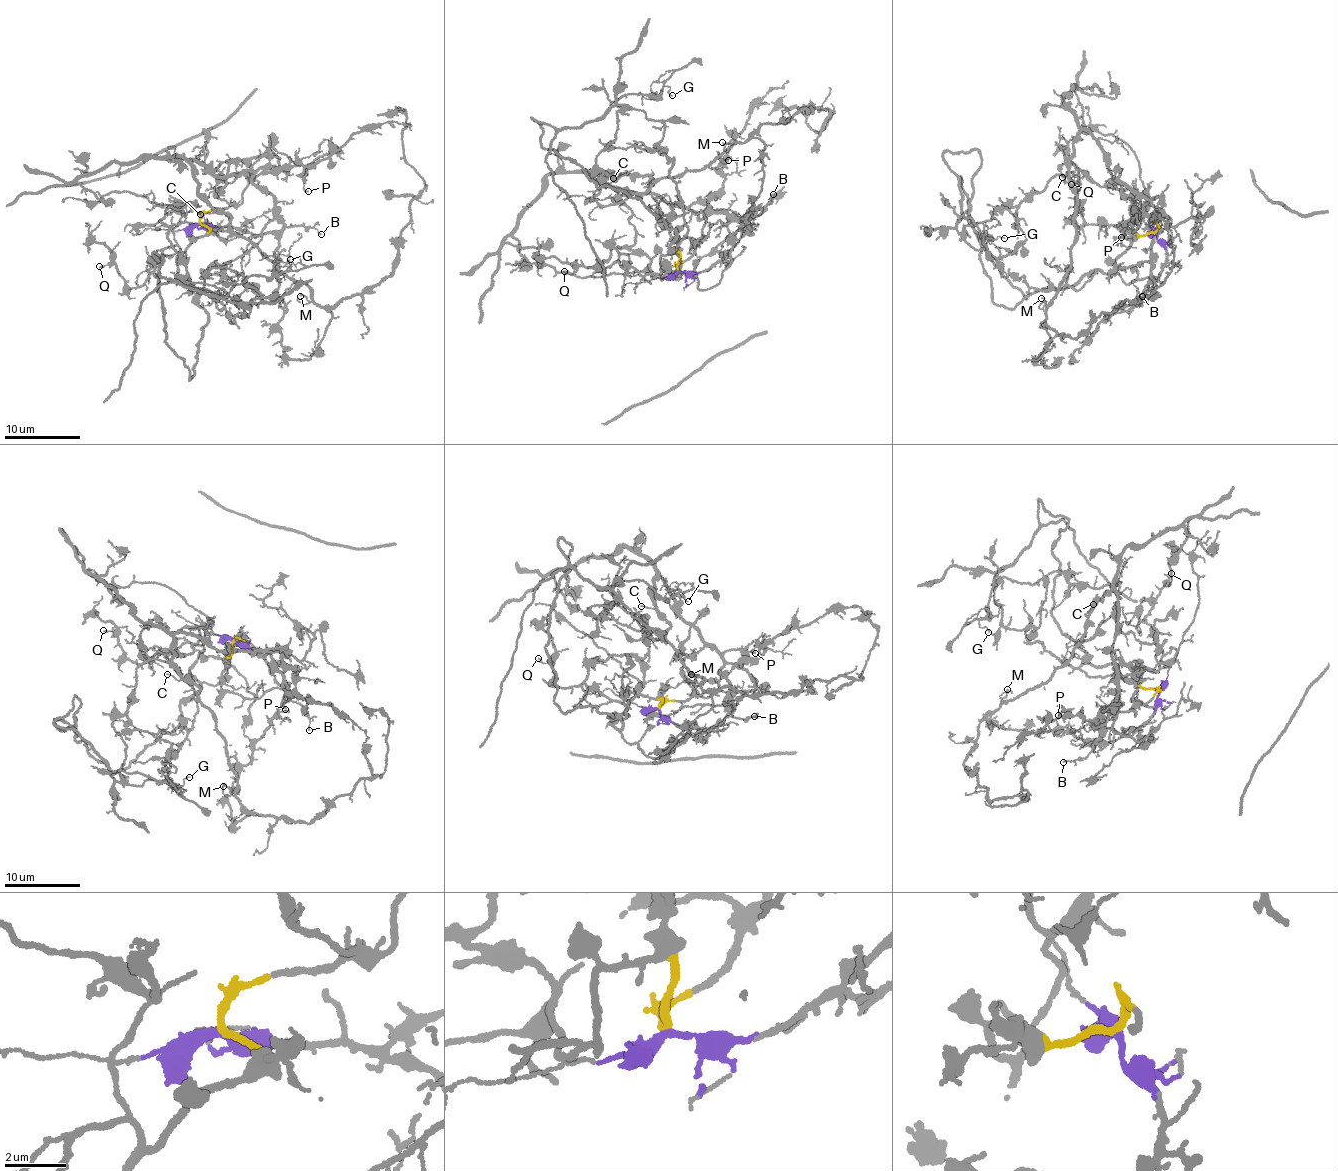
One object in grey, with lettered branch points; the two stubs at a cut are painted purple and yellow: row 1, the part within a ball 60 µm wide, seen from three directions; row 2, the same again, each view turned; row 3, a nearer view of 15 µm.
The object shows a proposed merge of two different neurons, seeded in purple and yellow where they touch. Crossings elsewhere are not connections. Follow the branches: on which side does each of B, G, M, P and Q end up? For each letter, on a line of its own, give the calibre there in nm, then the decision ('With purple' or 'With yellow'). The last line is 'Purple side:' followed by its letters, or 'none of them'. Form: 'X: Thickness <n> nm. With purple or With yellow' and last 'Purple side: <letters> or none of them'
B: Thickness 110 nm. With purple
G: Thickness 110 nm. With yellow
M: Thickness 90 nm. With purple
P: Thickness 130 nm. With yellow
Q: Thickness 140 nm. With yellow
Purple side: B, M

